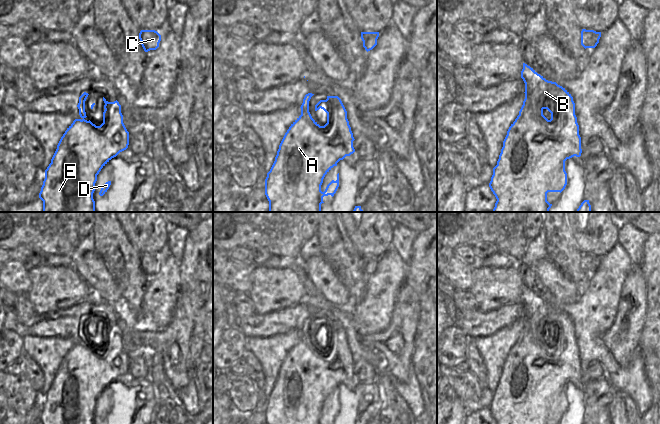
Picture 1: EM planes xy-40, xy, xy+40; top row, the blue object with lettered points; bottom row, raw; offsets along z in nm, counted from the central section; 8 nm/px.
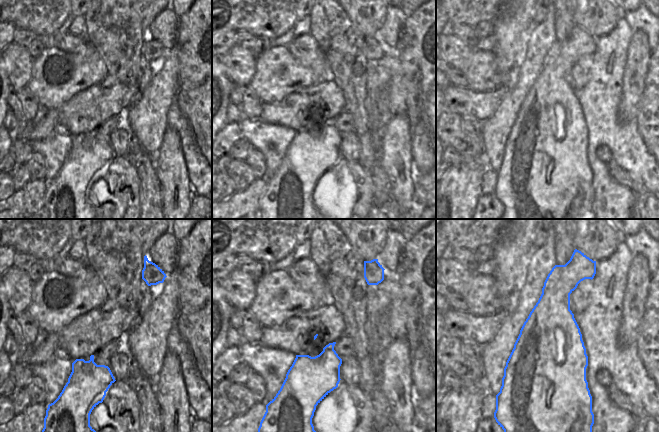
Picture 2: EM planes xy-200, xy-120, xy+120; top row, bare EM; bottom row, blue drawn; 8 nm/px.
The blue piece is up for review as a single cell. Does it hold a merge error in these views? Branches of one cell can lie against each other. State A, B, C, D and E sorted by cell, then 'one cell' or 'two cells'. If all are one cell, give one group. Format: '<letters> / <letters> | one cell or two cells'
A B C D E | one cell

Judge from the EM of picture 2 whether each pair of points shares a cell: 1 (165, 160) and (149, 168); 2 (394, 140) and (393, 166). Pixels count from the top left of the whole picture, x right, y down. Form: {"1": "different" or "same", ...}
{"1": "different", "2": "same"}

